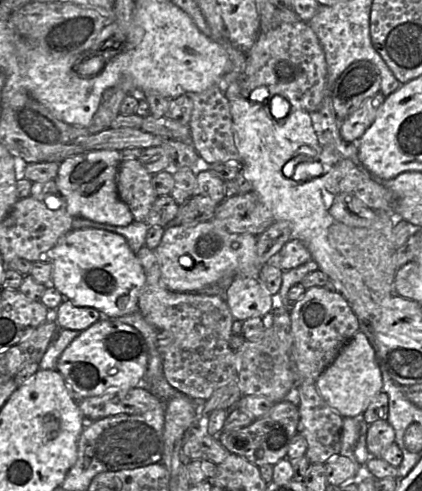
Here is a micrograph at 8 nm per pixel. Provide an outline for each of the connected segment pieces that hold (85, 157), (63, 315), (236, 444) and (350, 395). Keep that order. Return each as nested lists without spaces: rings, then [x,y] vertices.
[[[98,149],[70,156],[59,163],[55,182],[58,193],[65,199],[67,211],[72,217],[114,226],[128,226],[133,221],[129,207],[117,193],[116,178],[121,161],[120,151]]]
[[[64,299],[53,311],[52,319],[60,329],[84,331],[100,320],[101,313],[93,307],[78,307],[70,300]]]
[[[282,400],[275,403],[263,417],[253,420],[251,424],[232,431],[222,431],[218,434],[220,443],[232,454],[244,457],[257,467],[264,464],[275,465],[286,458],[289,445],[297,434],[299,422],[298,406]]]
[[[360,330],[344,345],[334,361],[315,381],[321,397],[334,411],[345,417],[358,417],[382,391],[382,375],[377,354],[364,331]]]

